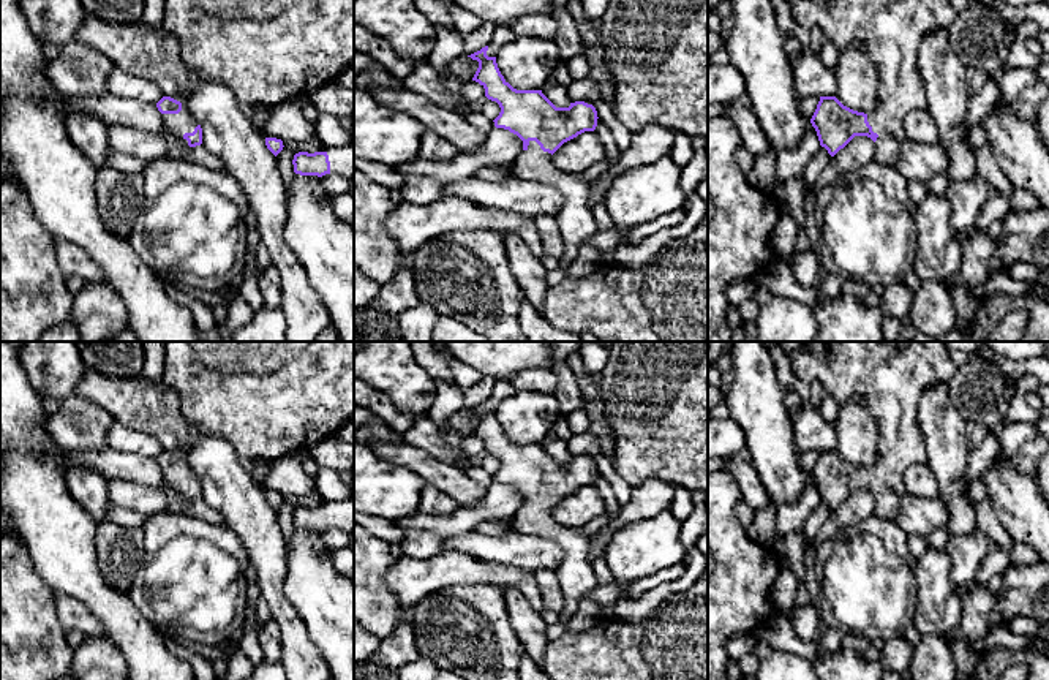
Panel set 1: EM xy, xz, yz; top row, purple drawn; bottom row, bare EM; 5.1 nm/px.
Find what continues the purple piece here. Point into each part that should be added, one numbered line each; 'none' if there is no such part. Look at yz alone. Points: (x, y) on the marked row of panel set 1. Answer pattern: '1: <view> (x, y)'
1: yz (890, 32)

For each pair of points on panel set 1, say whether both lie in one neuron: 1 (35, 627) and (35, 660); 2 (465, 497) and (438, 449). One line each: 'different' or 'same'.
1: same
2: different

